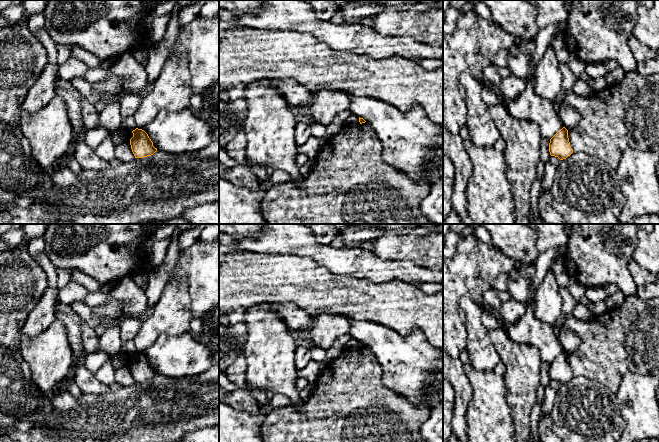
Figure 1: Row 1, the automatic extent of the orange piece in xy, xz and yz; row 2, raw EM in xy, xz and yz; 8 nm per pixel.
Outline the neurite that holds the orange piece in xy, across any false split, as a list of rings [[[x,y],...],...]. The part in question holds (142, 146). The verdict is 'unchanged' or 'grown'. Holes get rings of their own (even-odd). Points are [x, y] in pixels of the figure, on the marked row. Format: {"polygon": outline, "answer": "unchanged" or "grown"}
{"polygon": [[[136,128],[132,133],[133,137],[130,139],[130,145],[135,158],[151,156],[157,151],[144,130]]], "answer": "unchanged"}

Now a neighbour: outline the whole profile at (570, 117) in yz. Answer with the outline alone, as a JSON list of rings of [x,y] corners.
[[[560,102],[558,115],[561,118],[563,126],[569,131],[572,127],[580,122],[579,112],[571,106],[567,106]]]

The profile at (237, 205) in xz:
[[[219,177],[219,224],[268,224],[260,213],[267,189],[238,187]]]

